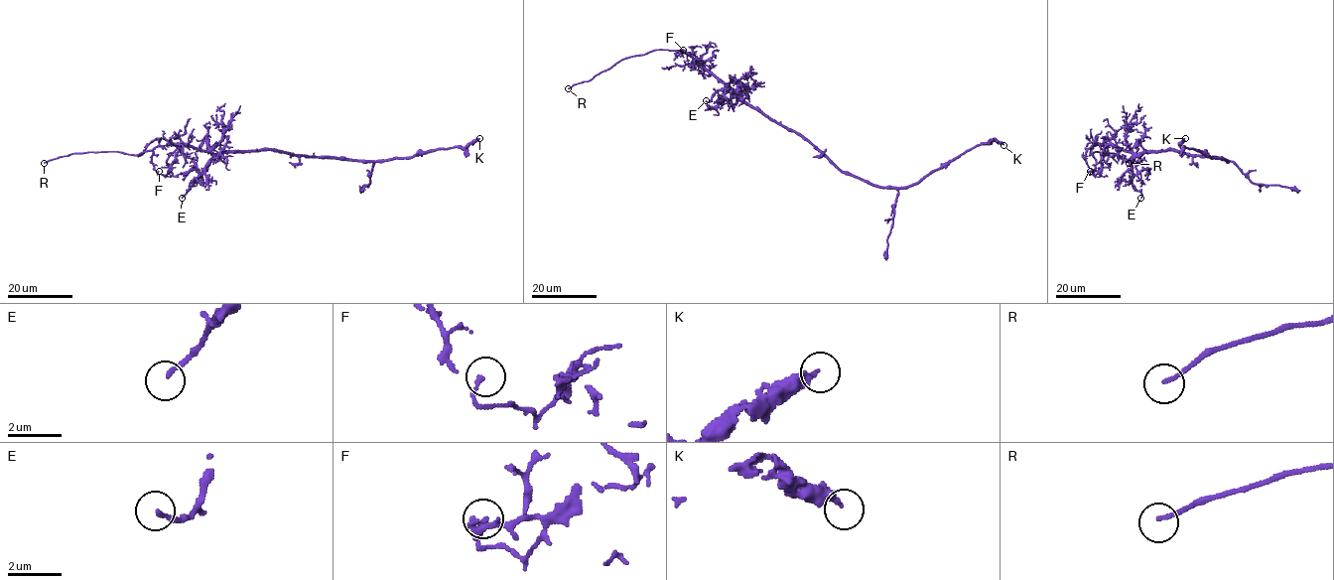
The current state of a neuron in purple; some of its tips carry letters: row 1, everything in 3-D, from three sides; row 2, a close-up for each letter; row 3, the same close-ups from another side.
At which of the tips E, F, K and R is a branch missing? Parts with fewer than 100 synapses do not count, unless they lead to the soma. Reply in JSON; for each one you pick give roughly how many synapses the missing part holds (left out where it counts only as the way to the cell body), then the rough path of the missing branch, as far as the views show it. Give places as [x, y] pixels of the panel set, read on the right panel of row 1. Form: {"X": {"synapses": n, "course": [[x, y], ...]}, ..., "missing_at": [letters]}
{"missing_at": ["R"]}

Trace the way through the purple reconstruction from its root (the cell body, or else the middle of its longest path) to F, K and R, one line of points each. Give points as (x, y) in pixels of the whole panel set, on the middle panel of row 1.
F: (784, 127), (746, 104), (700, 61), (683, 50)
K: (784, 127), (801, 134), (841, 170), (882, 187), (916, 185), (990, 140), (1003, 145)
R: (784, 127), (746, 104), (679, 51), (653, 50), (622, 59), (590, 80), (568, 88)

